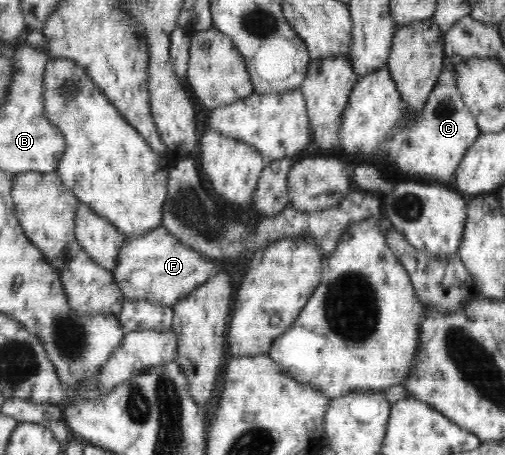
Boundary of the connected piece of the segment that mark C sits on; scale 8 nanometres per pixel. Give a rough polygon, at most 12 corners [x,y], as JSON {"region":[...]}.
{"region":[[447,60],[396,163],[454,179],[481,132]]}

